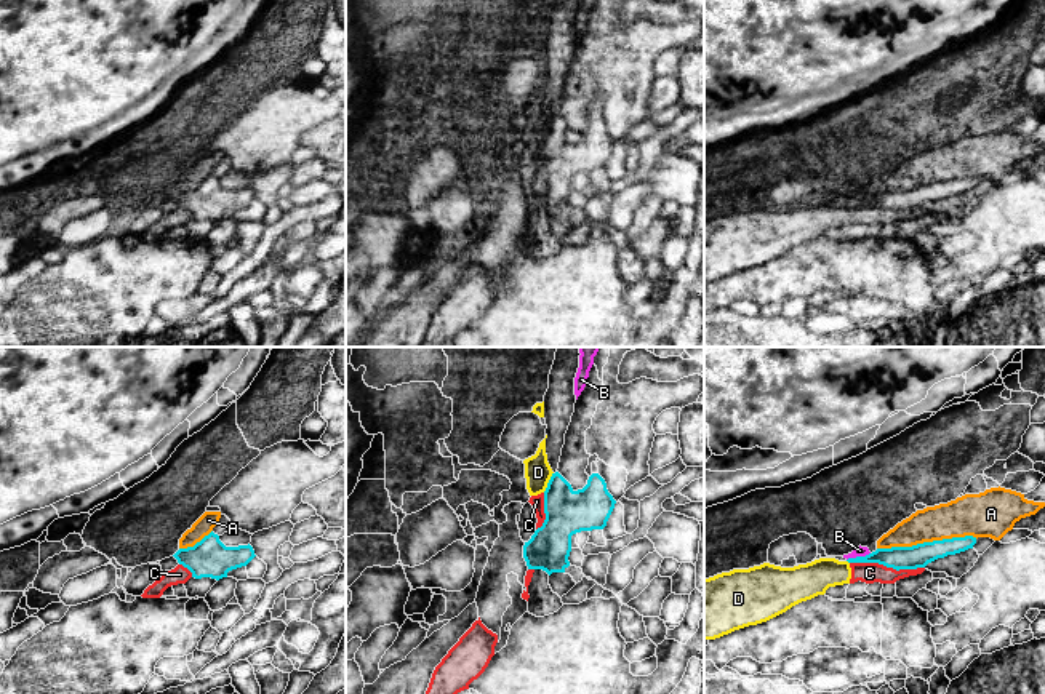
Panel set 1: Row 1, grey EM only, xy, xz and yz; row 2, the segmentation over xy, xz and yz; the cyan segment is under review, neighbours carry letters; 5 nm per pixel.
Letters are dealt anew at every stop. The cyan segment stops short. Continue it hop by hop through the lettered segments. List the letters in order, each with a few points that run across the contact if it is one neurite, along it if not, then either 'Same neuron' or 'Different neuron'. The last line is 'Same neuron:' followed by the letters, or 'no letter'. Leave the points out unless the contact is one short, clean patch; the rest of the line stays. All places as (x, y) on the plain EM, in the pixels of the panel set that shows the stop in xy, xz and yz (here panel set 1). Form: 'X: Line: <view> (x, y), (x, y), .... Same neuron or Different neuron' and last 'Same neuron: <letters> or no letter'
A: Different neuron
B: Line: yz (869, 194), (847, 202). Different neuron
C: Line: yz (850, 203), (877, 203), (896, 211), (924, 210). Different neuron
D: Line: xz (552, 114), (543, 133). Different neuron
Same neuron: no letter

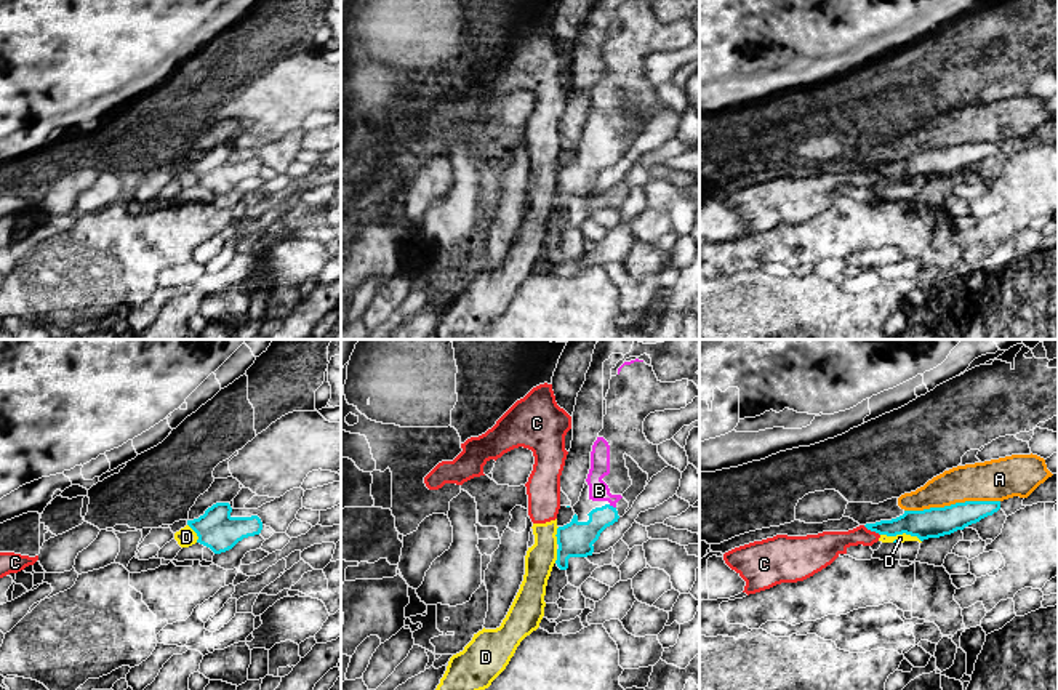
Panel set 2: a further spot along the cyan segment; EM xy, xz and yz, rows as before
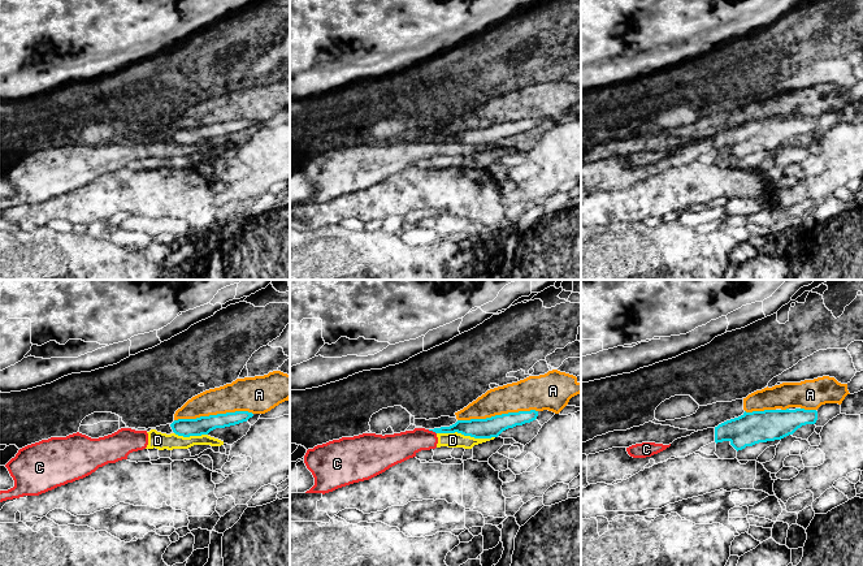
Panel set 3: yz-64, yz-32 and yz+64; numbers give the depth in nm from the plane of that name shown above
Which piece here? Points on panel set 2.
A: Different neuron
B: Line: xz (575, 181), (612, 148), (599, 132). Same neuron
C: Line: yz (863, 167), (879, 176). Different neuron
D: Line: yz (881, 175), (909, 175), (921, 183). Different neuron
Same neuron: B

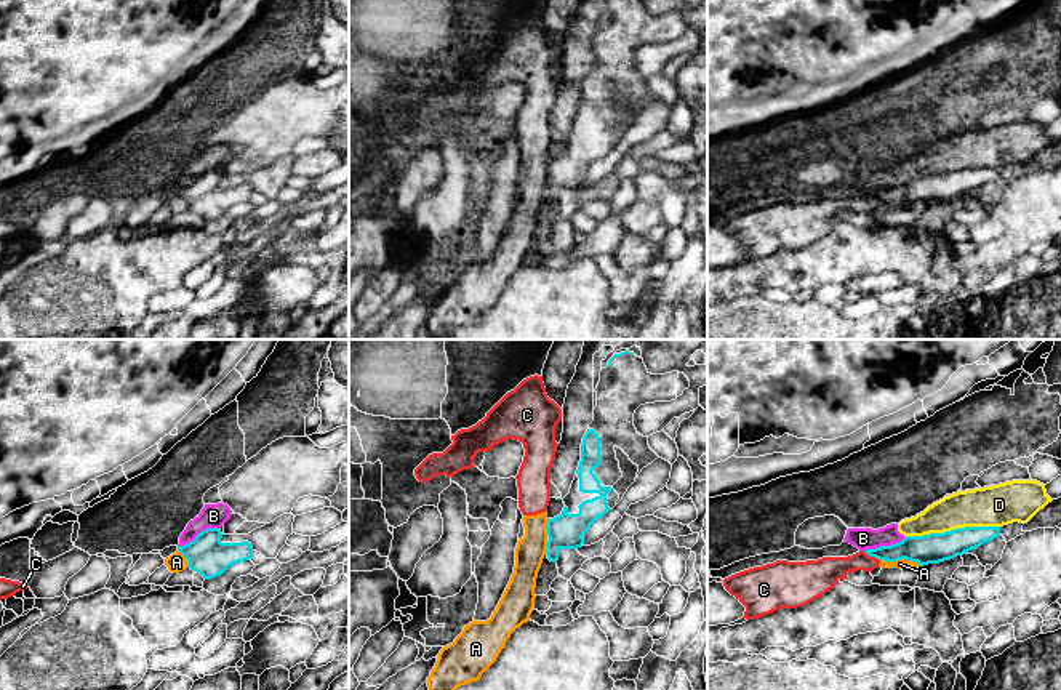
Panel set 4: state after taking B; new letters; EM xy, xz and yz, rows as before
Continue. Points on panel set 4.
A: Line: yz (880, 200), (909, 200), (920, 208). Different neuron
B: Line: xy (218, 168), (208, 168), (188, 184), (178, 188). Different neuron
C: Line: yz (863, 192), (879, 202). Different neuron
D: Different neuron
Same neuron: no letter

